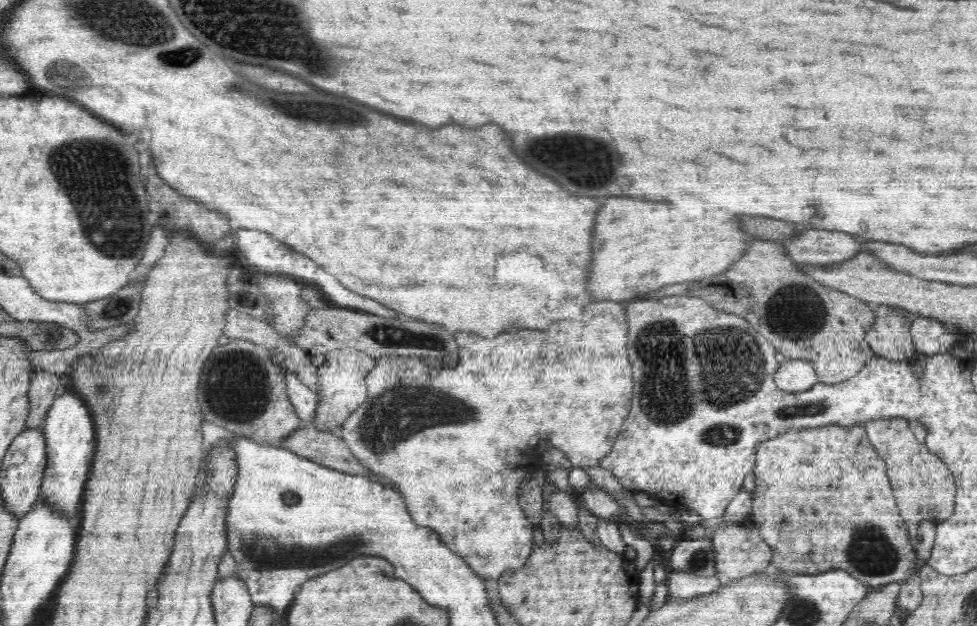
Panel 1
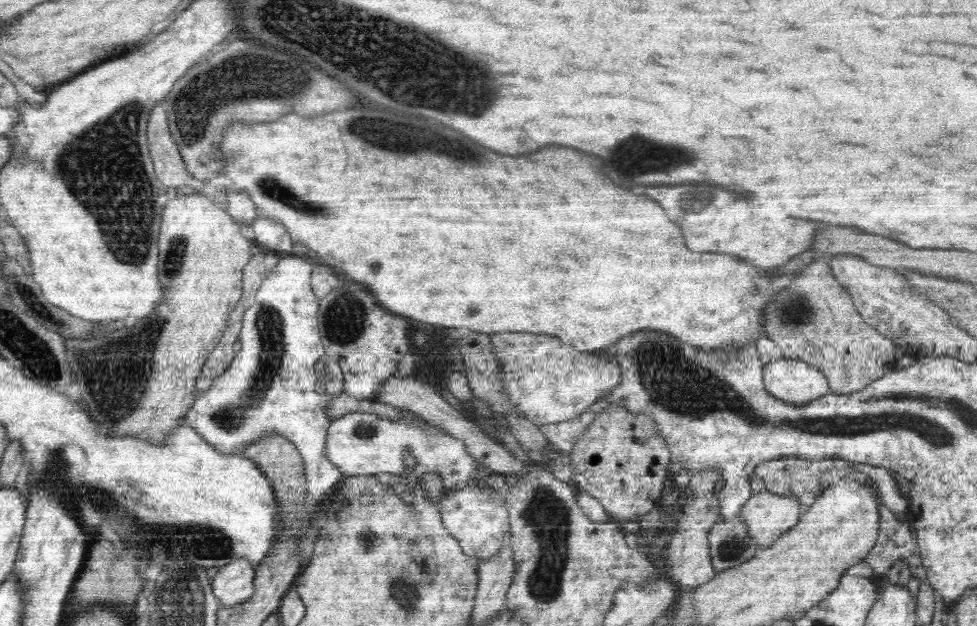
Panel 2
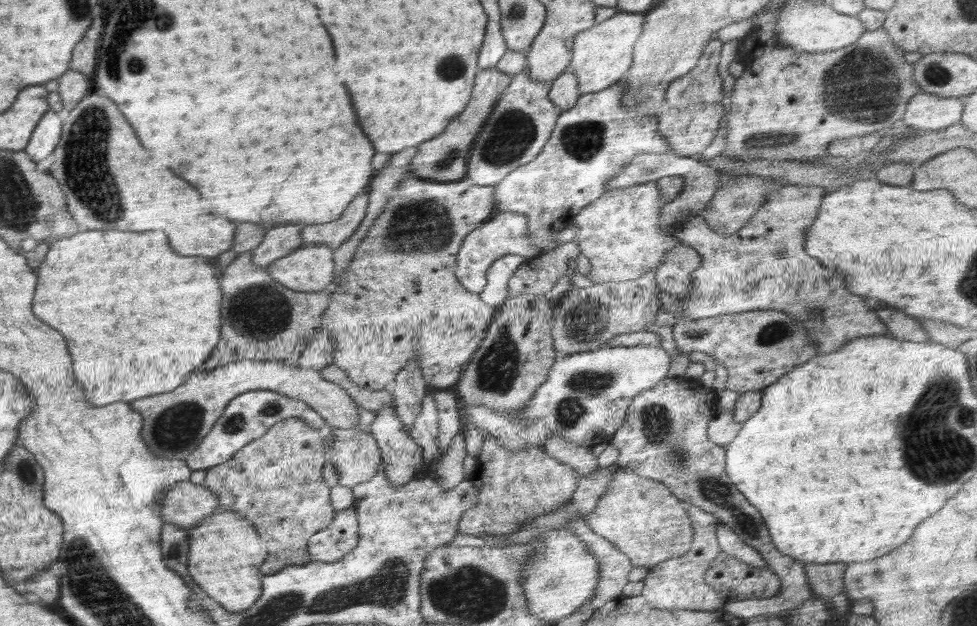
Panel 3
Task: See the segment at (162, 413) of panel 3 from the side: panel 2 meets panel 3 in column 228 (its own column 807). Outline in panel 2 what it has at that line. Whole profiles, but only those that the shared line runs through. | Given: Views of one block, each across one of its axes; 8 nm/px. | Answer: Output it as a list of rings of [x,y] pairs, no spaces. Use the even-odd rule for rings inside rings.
[[[798,359],[772,360],[764,366],[763,381],[772,396],[796,405],[831,392],[826,375]]]

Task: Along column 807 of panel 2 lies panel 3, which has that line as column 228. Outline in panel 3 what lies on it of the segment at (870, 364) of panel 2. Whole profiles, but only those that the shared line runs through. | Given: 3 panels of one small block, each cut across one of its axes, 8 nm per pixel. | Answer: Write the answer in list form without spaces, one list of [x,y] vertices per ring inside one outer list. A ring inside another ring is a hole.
[[[252,251],[243,252],[226,267],[220,276],[222,289],[222,326],[218,344],[200,371],[206,372],[241,360],[278,360],[292,367],[299,366],[299,356],[317,334],[322,313],[330,305],[330,289],[320,292],[298,292],[274,280],[264,267],[252,263]]]

